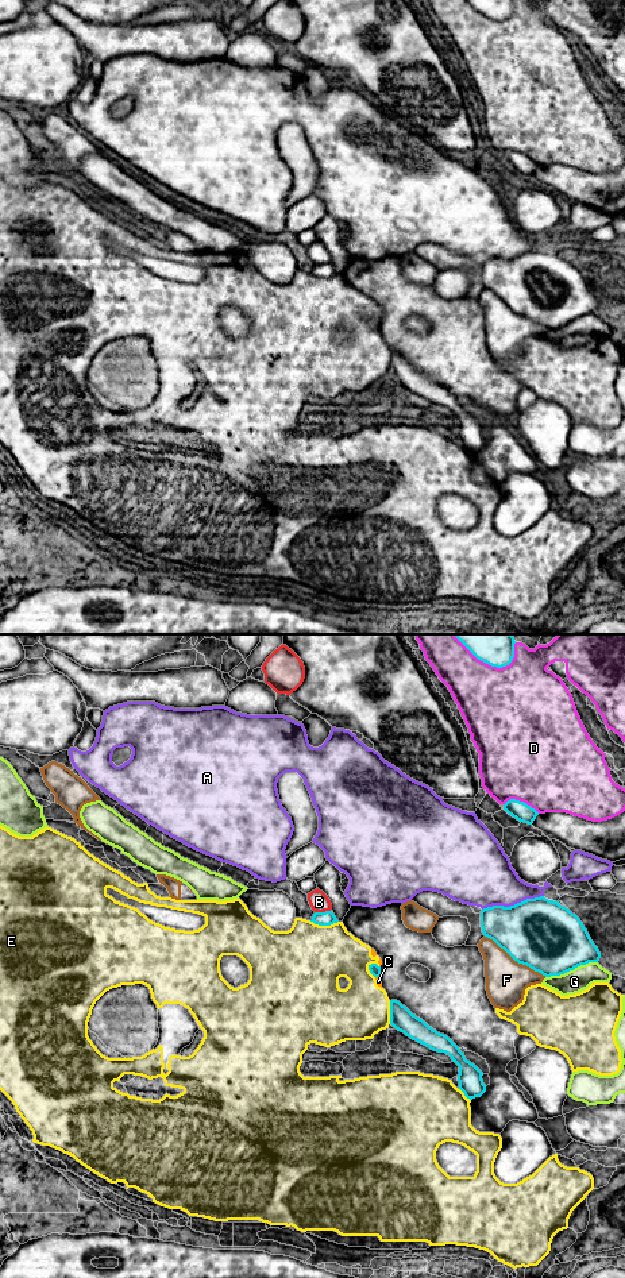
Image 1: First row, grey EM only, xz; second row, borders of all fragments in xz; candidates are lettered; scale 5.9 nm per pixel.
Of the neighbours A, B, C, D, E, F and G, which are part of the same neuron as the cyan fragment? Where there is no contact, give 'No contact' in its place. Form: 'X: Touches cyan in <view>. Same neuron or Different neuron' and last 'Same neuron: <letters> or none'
A: Touches cyan in xz. Different neuron
B: Touches cyan in xz. Different neuron
C: Touches cyan in xz. Different neuron
D: Touches cyan in xz. Different neuron
E: Touches cyan in xz. Different neuron
F: Touches cyan in xz. Different neuron
G: Touches cyan in xz. Different neuron
Same neuron: none

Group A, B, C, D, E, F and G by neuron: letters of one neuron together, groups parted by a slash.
A / B G / C / D / E / F

